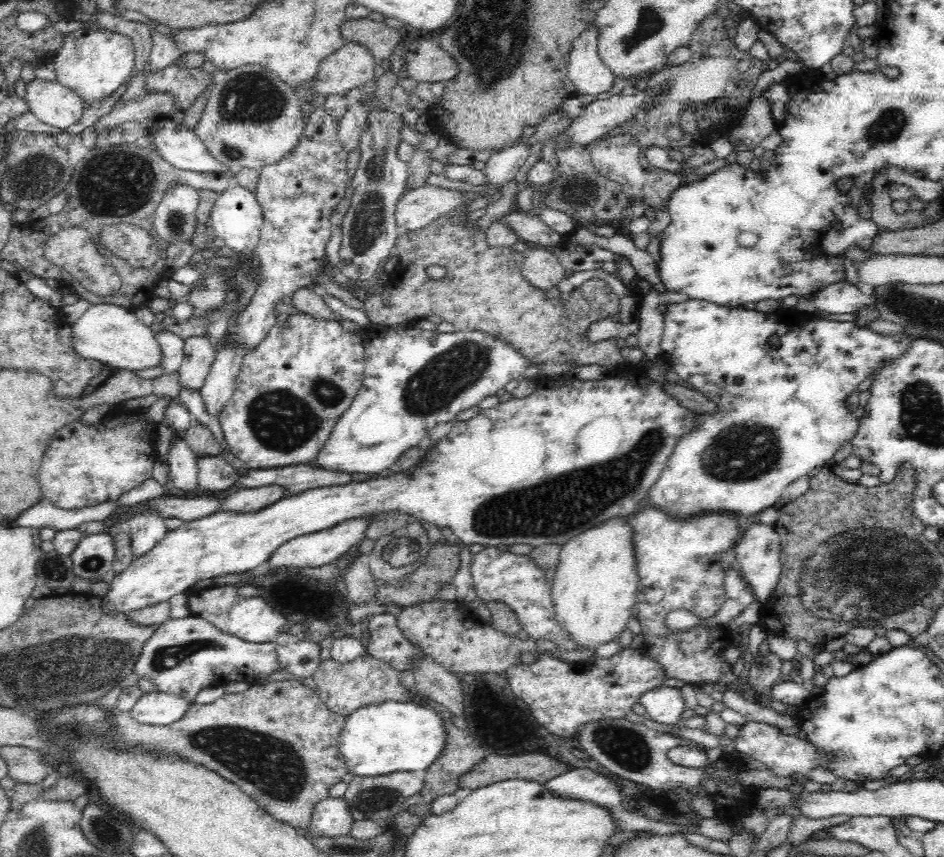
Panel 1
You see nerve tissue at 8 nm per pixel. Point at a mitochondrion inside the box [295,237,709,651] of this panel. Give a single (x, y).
(571, 501)

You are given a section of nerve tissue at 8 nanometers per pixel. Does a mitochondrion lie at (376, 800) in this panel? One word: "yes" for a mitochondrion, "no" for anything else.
yes

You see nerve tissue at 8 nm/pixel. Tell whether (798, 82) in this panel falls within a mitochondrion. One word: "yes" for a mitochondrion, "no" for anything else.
no

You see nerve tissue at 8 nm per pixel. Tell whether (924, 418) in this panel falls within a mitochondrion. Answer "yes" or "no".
yes

